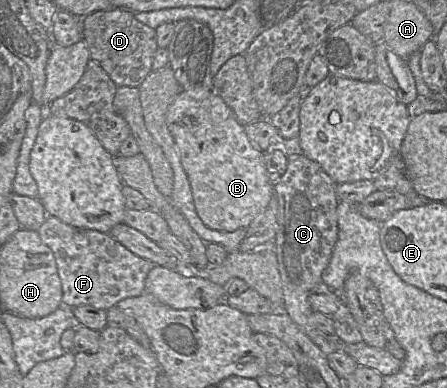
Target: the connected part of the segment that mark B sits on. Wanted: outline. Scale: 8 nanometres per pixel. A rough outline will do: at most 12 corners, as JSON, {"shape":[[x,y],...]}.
{"shape":[[182,90],[167,125],[202,222],[267,208],[265,154],[214,90]]}

